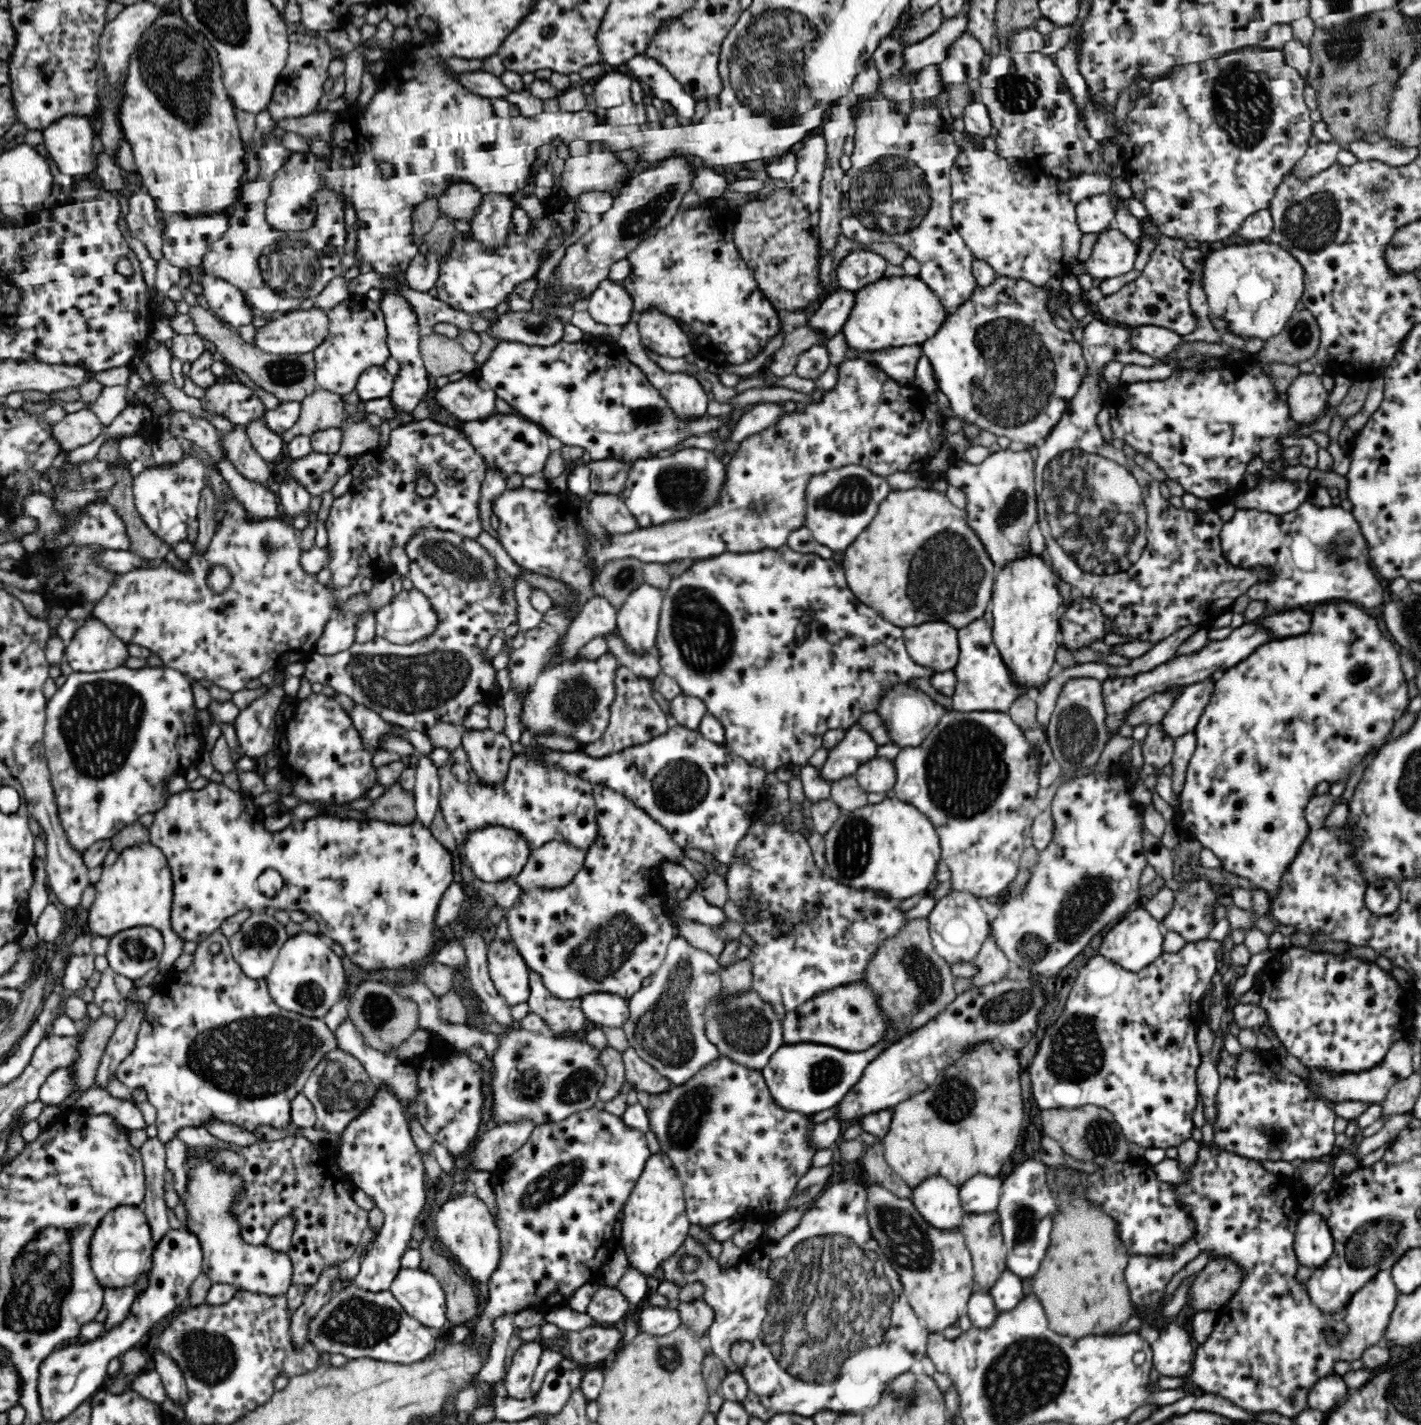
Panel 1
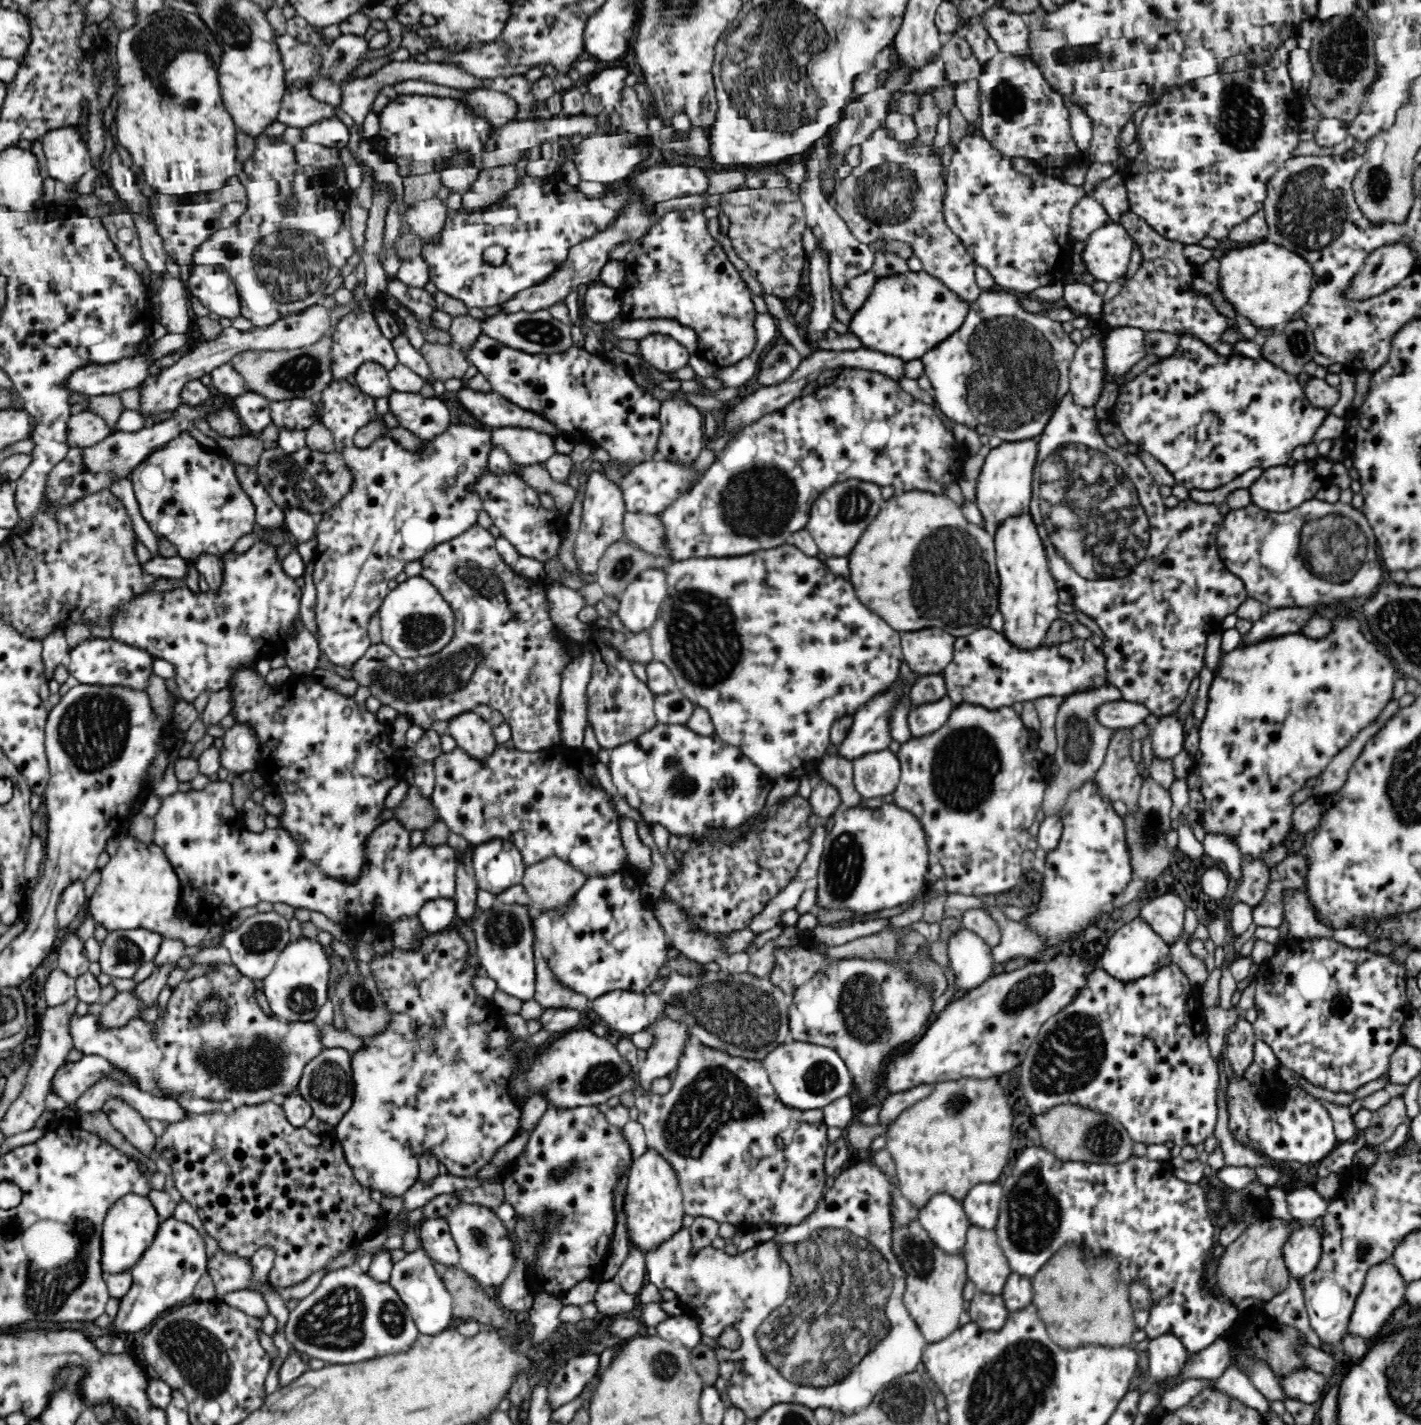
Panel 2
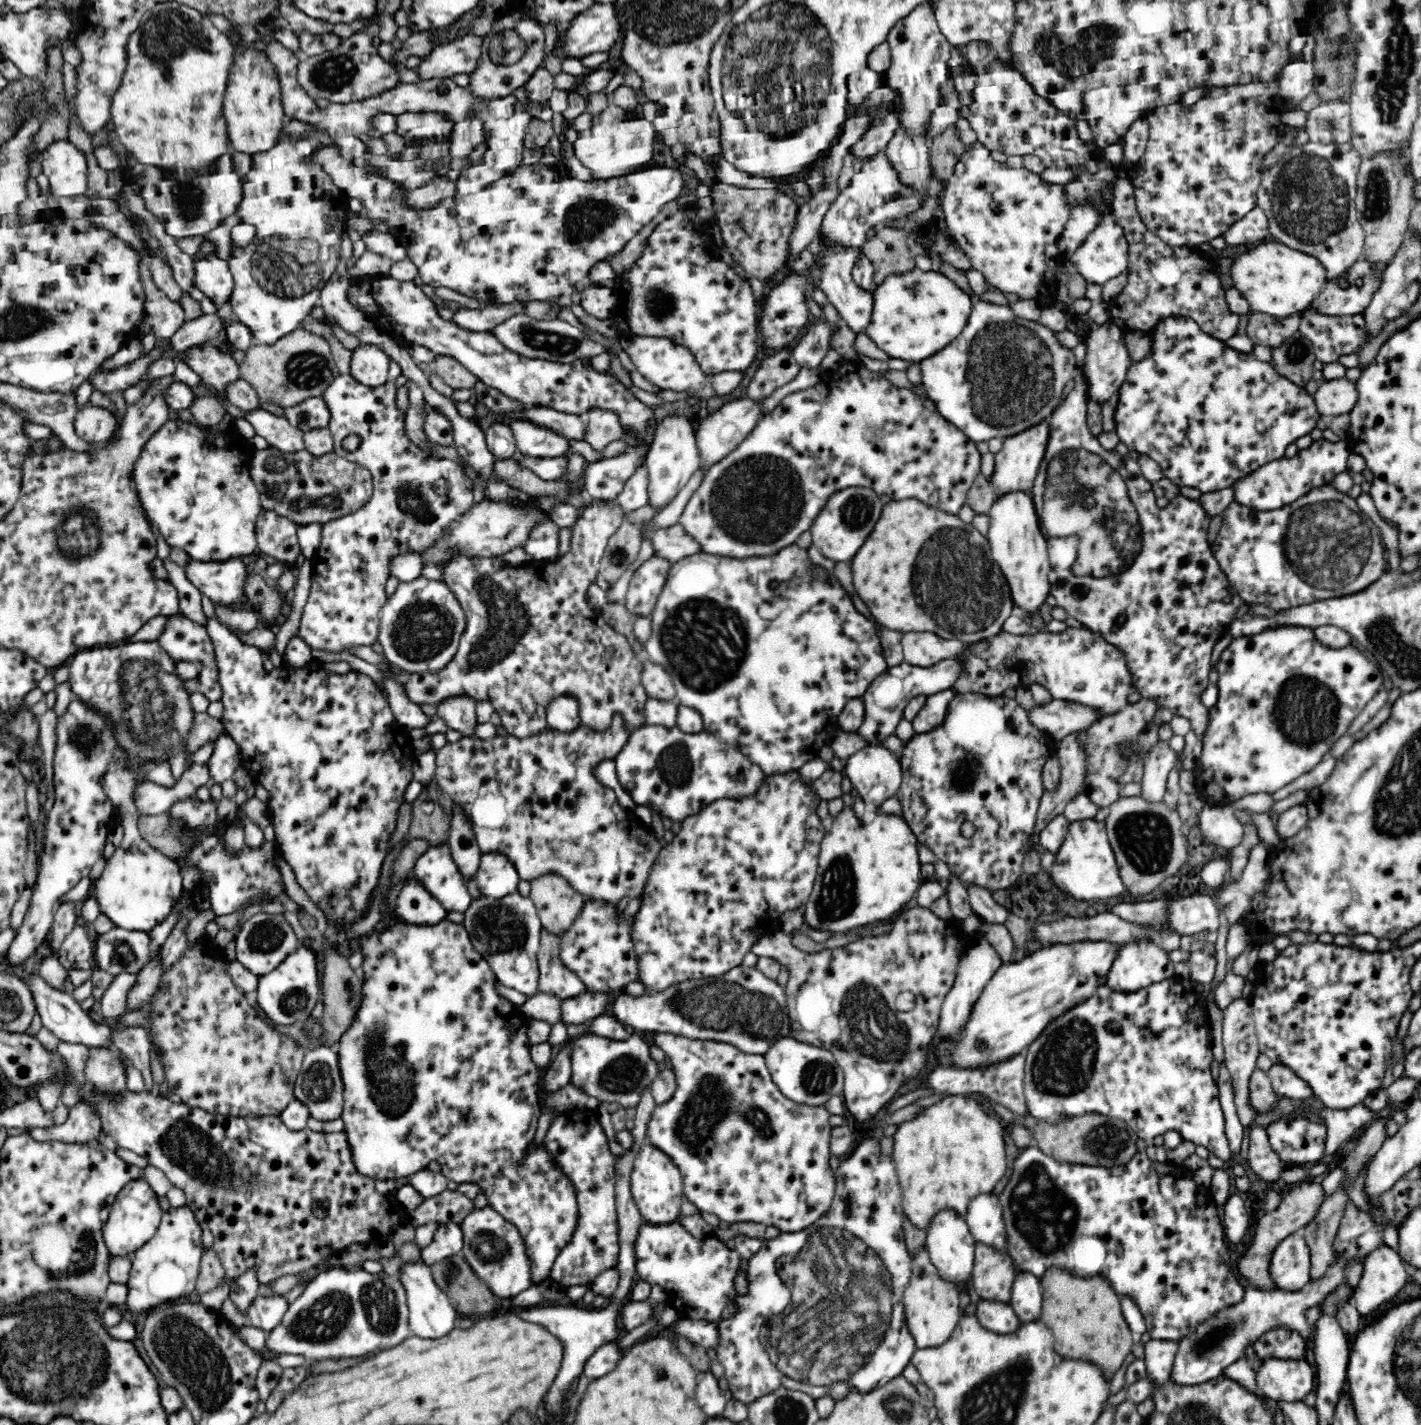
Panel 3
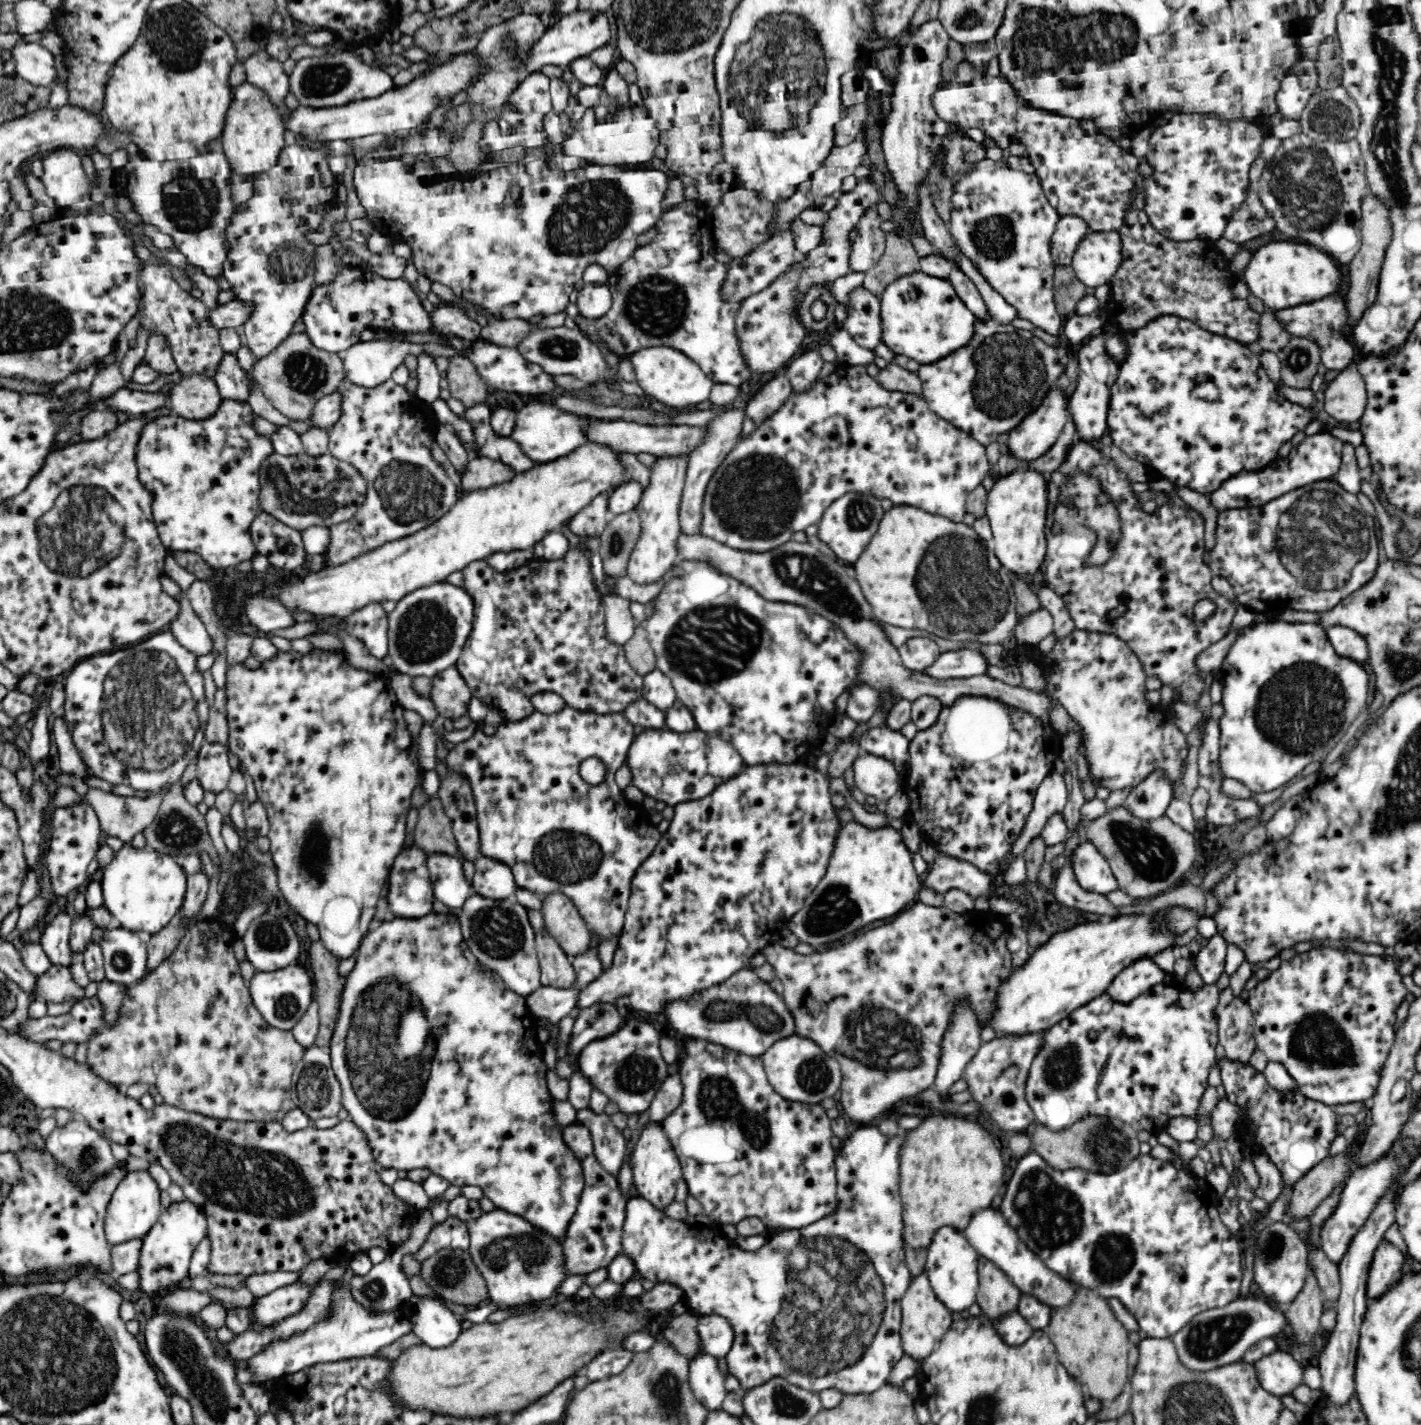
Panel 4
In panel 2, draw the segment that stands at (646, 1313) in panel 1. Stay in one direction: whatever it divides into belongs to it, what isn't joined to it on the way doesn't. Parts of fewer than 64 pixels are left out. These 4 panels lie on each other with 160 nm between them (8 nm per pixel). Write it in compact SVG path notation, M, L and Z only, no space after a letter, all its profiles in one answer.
M674 1316L660 1322L652 1332L660 1335L664 1340L680 1341L682 1345L693 1349L701 1343L700 1322L686 1316Z

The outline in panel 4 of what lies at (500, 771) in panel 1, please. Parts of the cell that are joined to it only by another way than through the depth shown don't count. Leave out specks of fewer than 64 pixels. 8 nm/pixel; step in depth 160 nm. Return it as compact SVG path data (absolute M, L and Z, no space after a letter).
M452 664L446 670L432 676L430 697L440 715L456 721L460 716L467 714L468 704L473 695L457 665Z

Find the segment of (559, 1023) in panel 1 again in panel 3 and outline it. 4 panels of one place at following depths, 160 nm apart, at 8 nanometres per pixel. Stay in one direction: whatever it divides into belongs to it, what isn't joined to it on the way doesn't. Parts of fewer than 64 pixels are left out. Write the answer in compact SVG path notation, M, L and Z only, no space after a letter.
M542 928L540 932L540 946L537 954L539 964L539 985L542 992L551 992L558 998L567 999L586 990L586 985L574 970L563 965L560 960L559 937Z

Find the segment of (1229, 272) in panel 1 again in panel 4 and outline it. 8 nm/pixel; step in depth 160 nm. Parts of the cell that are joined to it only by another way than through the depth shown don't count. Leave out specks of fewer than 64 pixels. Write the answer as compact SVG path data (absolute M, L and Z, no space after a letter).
M1270 242L1253 254L1242 276L1249 293L1260 298L1266 309L1280 310L1336 296L1342 287L1339 264L1324 252L1306 244Z

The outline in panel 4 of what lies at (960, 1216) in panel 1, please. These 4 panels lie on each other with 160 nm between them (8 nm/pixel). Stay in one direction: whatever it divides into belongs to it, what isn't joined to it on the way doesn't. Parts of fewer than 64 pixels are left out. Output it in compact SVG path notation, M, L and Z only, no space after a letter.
M942 1227L937 1233L927 1250L926 1276L930 1281L930 1287L938 1301L951 1312L960 1313L966 1311L977 1302L977 1290L979 1287L979 1255L968 1243L963 1231L956 1231L954 1227Z

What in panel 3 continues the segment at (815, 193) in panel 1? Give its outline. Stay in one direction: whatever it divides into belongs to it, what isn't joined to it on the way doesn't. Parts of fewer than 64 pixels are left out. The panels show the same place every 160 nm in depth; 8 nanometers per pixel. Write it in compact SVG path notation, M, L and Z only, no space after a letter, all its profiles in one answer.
M819 237L814 239L813 244L809 247L814 258L820 259L821 276L820 289L828 295L828 301L832 302L840 314L840 323L846 324L856 336L866 333L869 322L872 320L872 311L874 304L874 294L872 291L866 291L858 287L851 276L852 267L855 266L861 250L858 248L825 248L823 240Z

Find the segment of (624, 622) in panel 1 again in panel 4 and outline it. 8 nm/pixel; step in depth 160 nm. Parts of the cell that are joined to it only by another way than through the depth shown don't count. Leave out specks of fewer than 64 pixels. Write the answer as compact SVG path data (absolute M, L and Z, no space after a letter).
M686 455L657 457L655 465L650 469L650 484L643 490L636 508L640 517L640 532L625 571L626 576L638 584L655 583L680 560L677 547L677 540L681 535L679 508L688 459Z

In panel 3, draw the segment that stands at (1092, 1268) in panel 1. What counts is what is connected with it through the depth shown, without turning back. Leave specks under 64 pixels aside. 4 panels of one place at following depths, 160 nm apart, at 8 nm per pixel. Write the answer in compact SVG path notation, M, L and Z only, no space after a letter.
M1050 1268L1042 1276L1042 1292L1042 1322L1052 1330L1056 1352L1064 1358L1090 1361L1110 1382L1131 1353L1133 1341L1120 1310L1120 1295L1102 1277L1078 1278L1060 1268Z

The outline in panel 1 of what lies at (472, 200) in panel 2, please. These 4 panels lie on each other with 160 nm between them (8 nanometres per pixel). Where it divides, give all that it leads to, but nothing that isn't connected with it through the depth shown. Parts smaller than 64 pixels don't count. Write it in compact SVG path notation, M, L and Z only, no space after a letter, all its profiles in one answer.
M505 192L482 193L482 202L478 204L478 208L474 212L475 216L470 221L474 239L480 240L482 245L486 245L486 247L502 245L509 236L509 225L513 220L512 212L516 208L518 208L516 194L506 194Z

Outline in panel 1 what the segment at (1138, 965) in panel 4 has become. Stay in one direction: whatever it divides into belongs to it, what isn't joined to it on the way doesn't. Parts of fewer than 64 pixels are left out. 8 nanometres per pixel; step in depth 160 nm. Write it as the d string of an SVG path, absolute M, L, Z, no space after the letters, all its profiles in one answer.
M1136 909L1125 917L1120 924L1104 934L1104 942L1100 942L1099 954L1106 960L1120 965L1127 972L1142 972L1163 953L1165 936L1158 929L1158 921L1146 909Z

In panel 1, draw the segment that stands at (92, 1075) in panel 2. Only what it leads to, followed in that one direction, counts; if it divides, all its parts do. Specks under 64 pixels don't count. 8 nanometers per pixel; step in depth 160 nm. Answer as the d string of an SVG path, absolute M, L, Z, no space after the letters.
M75 1061L70 1066L60 1066L51 1071L42 1084L39 1099L44 1104L60 1106L70 1095L79 1090L75 1078Z

